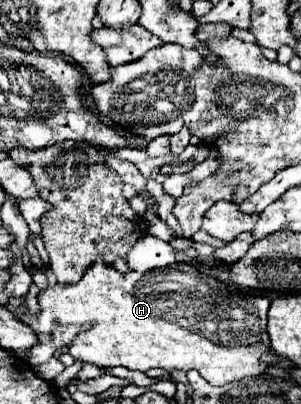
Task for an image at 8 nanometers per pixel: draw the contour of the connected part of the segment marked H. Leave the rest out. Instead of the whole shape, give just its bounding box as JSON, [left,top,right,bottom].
[17,253,271,385]

